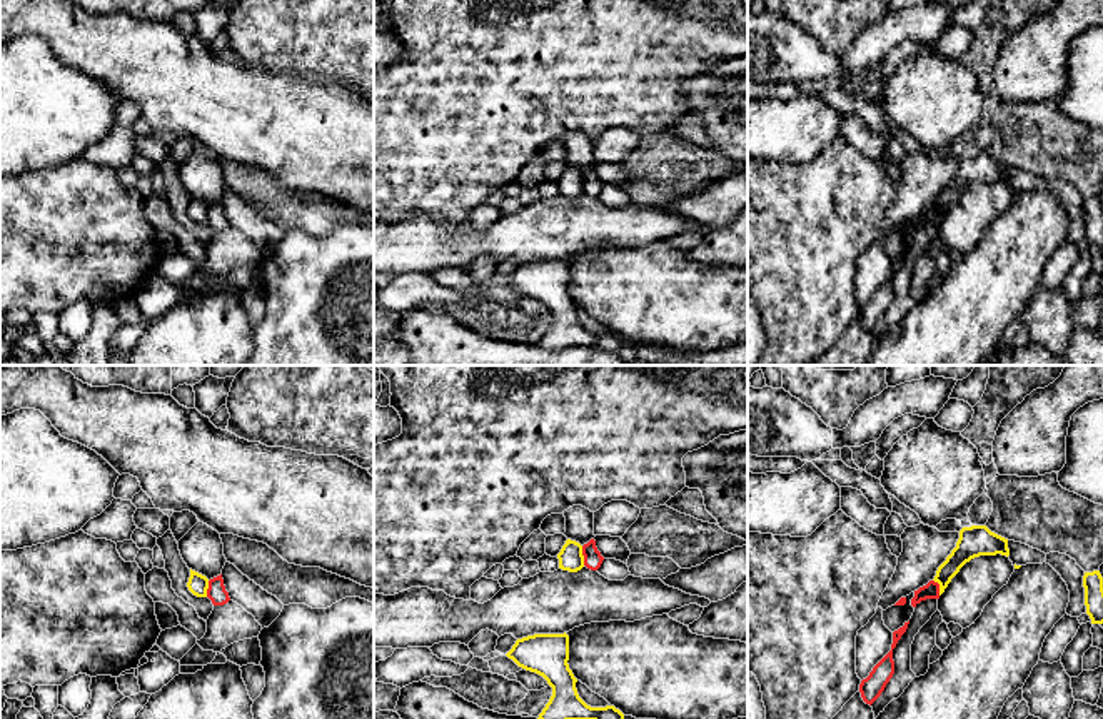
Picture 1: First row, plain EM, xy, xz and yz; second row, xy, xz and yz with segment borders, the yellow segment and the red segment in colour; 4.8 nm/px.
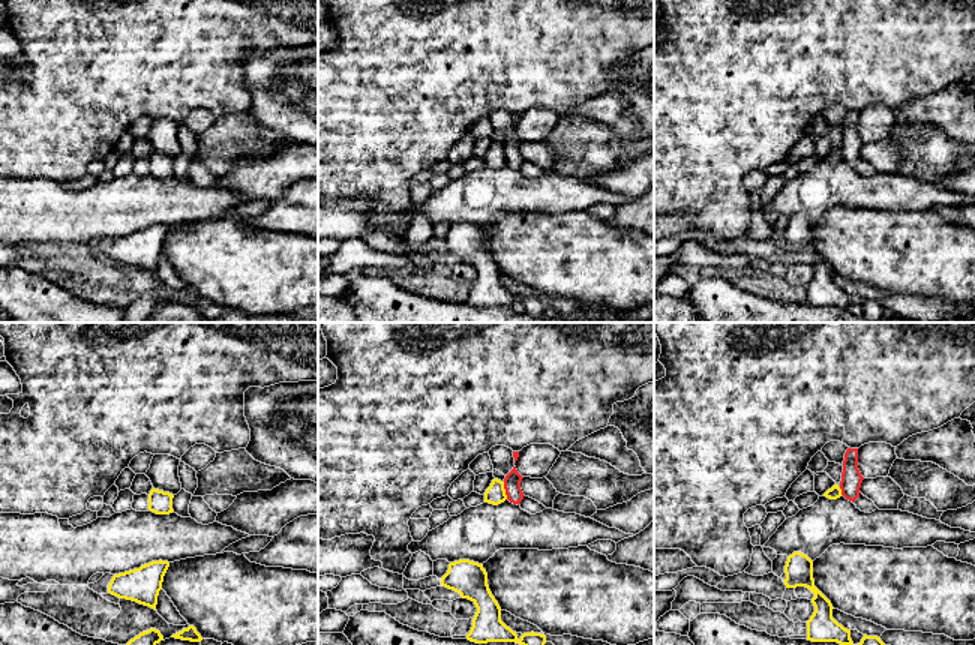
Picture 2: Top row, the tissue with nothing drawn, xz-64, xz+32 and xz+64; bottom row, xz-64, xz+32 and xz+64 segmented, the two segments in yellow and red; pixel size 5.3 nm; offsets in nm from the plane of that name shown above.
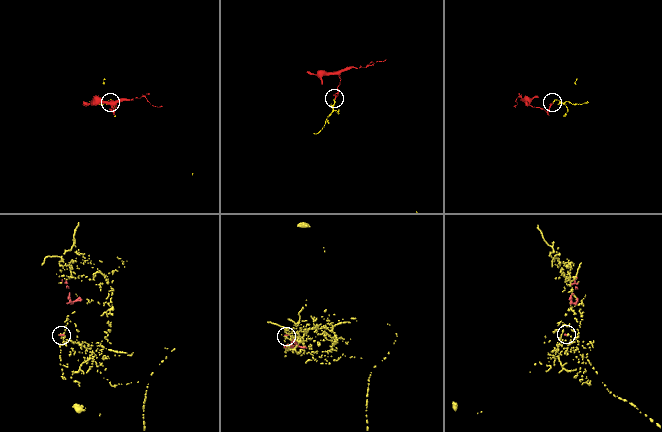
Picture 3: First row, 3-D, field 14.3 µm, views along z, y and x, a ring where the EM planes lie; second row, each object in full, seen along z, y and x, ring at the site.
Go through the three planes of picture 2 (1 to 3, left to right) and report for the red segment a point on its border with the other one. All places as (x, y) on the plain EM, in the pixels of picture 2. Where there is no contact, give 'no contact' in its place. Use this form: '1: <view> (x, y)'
1: no contact
2: xz+32 (504, 155)
3: xz+64 (840, 155)

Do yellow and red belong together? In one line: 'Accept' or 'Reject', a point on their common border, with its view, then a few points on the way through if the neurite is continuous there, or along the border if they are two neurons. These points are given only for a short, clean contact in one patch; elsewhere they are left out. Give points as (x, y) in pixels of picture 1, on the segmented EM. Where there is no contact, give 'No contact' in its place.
Reject. Touches yellow at xz (583, 556). Boundary: xz (581, 546), (584, 564)

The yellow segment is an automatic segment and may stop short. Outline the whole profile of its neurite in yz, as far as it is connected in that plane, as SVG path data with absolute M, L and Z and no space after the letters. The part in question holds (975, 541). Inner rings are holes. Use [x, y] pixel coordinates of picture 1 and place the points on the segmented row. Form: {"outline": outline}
{"outline": "M986 525L963 527L956 547L938 567L933 579L939 584L939 596L966 562L980 556L996 554L1010 556L1008 539L991 532Z"}

